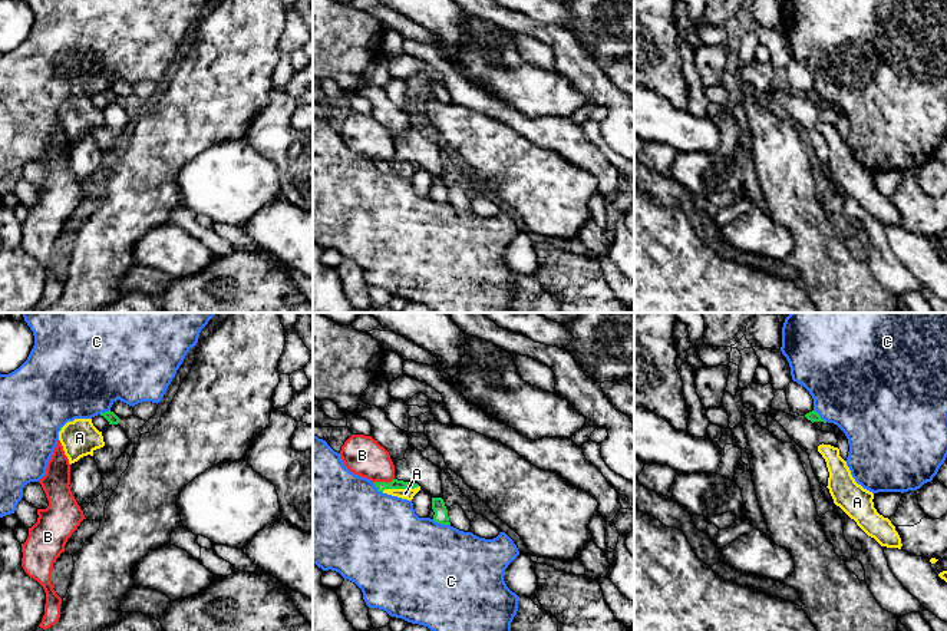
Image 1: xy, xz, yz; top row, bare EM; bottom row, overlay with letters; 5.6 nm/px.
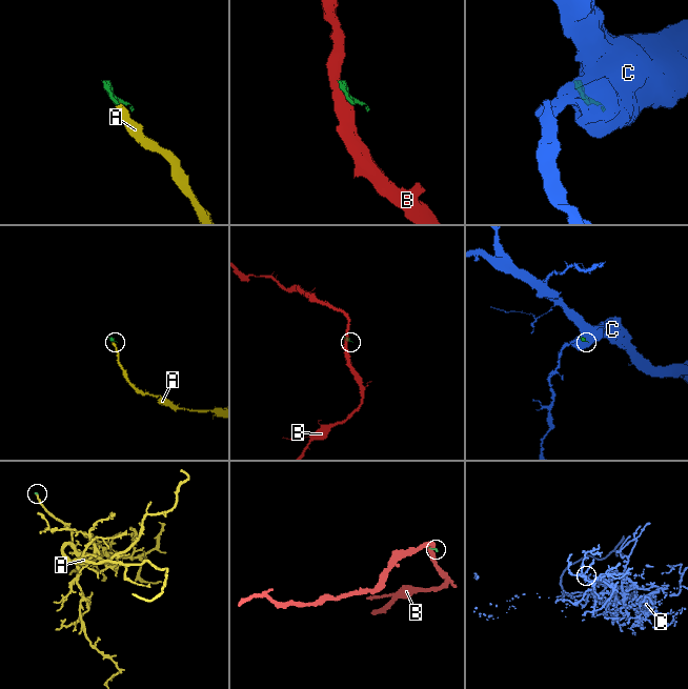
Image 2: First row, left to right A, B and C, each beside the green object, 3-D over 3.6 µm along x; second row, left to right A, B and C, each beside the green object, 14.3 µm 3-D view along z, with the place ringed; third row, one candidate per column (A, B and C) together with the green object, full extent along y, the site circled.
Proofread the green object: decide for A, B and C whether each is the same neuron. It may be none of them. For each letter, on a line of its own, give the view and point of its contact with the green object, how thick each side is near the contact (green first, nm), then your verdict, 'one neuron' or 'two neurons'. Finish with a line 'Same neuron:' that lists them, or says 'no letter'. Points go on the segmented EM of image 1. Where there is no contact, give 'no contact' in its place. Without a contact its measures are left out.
A: xz (399, 488) | 60/60 nm | one neuron
B: xz (383, 482) | 60/220 nm | two neurons
C: xz (441, 522) | 80/480 nm | two neurons
Same neuron: A

